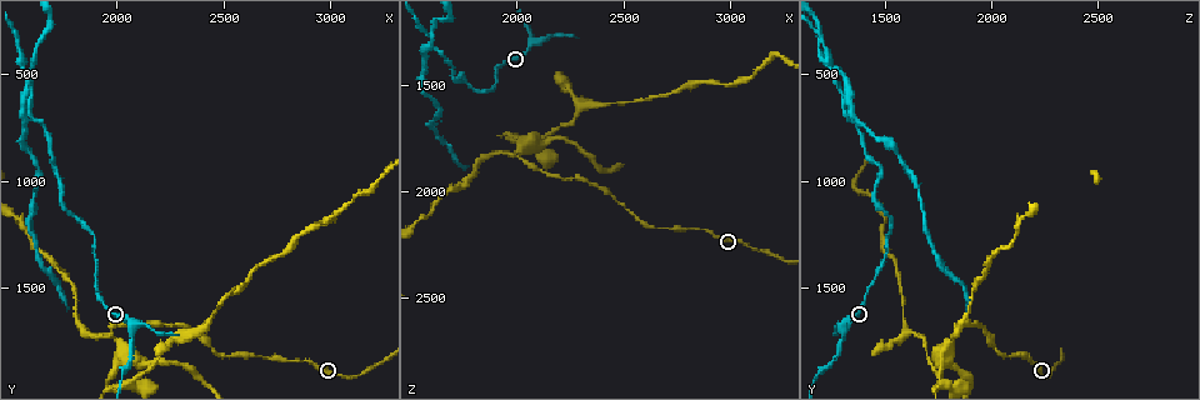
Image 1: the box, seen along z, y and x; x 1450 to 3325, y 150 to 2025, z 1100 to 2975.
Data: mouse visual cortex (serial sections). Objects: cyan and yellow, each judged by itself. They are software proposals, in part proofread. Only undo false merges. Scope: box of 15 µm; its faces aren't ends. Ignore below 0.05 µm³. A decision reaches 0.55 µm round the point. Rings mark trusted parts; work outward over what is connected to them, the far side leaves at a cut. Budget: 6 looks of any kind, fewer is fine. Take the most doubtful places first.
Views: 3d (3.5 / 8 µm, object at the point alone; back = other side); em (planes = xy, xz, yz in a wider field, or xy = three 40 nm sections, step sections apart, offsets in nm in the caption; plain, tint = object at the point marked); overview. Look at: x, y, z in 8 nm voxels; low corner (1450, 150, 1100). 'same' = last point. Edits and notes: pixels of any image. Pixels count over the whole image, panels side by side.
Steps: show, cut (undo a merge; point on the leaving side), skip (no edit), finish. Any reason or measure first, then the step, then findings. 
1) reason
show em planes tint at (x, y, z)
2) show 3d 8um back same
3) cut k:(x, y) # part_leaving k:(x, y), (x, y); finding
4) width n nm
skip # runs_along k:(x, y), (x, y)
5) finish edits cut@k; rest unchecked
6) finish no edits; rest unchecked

three-way junction
show 3d 3.5um at (1970, 1720, 1820)

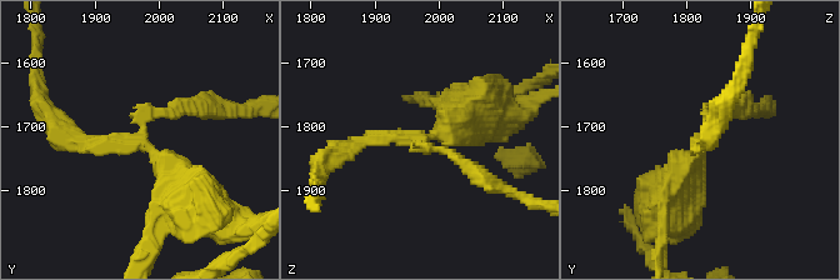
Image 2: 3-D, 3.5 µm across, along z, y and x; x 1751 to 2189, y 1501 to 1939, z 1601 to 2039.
show em planes tint at (1975, 1715, 1825)

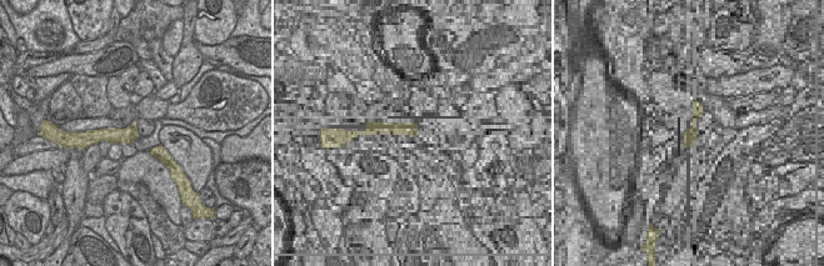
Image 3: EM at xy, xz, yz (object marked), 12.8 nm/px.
arm_widths 150, 200, 400 nm
cut 2:(444, 123) # part_leaving 2:(423, 141), (461, 115), (434, 103); two cells meet here

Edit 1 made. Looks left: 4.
redraw
show overview

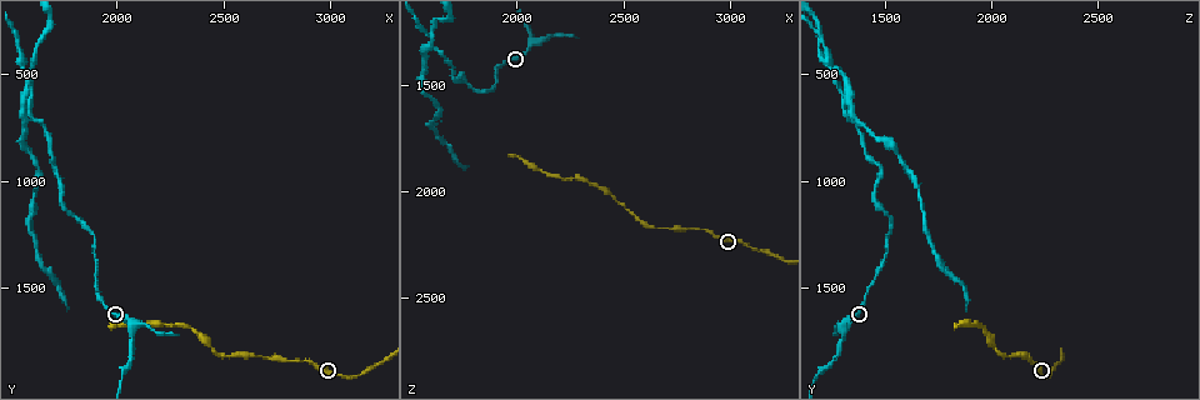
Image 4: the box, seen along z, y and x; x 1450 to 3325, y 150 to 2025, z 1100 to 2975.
abrupt turn
show 3d 3.5um back at (1700, 950, 1480)

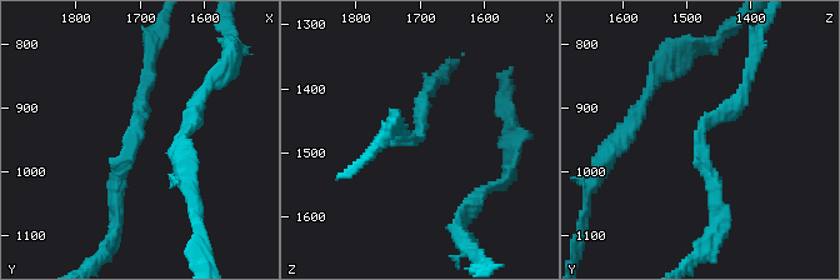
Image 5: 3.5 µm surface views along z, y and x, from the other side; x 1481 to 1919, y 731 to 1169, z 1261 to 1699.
arm_widths 200, 200 nm
show em xy step 2 tint at (1710, 955, 1480)

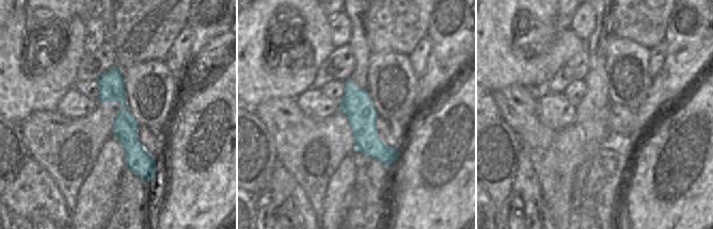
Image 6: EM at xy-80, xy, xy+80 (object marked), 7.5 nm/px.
skip # continuous, no second cell

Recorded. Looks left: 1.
finish edits cut@2; rest unchecked

